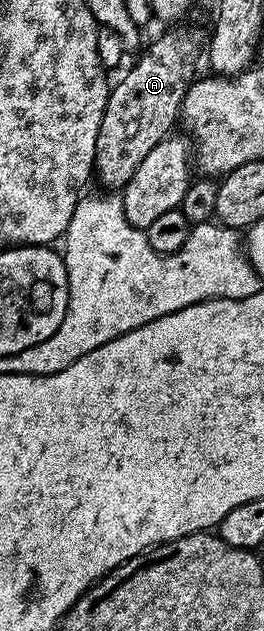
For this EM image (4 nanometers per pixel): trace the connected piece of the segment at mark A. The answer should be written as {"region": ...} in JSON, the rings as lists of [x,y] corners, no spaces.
{"region":[[[173,27],[162,35],[158,41],[153,41],[149,46],[144,46],[145,54],[130,67],[125,73],[125,78],[121,82],[114,84],[109,90],[107,107],[103,111],[103,119],[99,123],[99,135],[97,136],[97,146],[95,147],[95,159],[93,167],[96,180],[101,180],[106,190],[121,191],[135,175],[135,167],[147,159],[151,147],[155,147],[159,142],[174,132],[173,124],[178,124],[181,115],[181,104],[187,95],[189,86],[195,80],[193,72],[197,69],[197,56],[202,56],[203,41],[200,41],[189,29],[179,29]]]}

